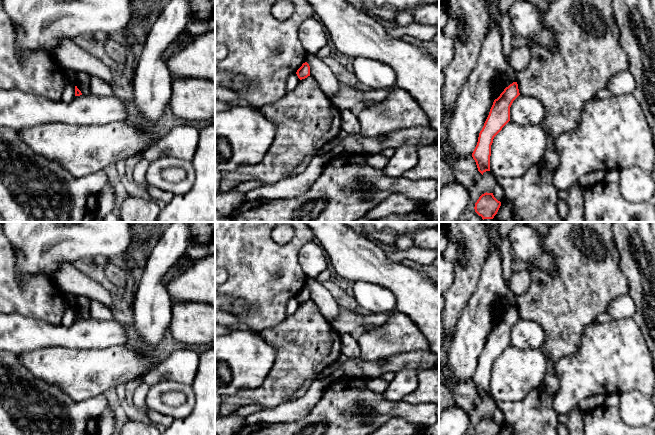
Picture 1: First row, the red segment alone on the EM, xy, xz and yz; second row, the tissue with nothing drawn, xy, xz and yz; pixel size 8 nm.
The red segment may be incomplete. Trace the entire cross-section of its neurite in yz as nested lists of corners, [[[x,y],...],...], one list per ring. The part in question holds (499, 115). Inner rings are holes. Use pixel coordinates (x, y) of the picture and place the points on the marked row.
[[[513,82],[494,100],[489,115],[479,133],[477,145],[472,153],[478,171],[483,175],[490,171],[491,145],[494,137],[510,121],[510,107],[520,95],[517,82]]]

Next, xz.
[[[307,62],[303,63],[302,66],[296,72],[298,78],[300,80],[307,78],[310,76],[310,66]]]

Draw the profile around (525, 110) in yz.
[[[519,95],[510,107],[510,121],[522,126],[543,125],[545,108],[536,98]]]

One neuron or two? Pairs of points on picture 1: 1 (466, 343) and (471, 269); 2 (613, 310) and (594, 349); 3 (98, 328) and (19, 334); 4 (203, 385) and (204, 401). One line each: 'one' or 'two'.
1: two
2: two
3: one
4: one

